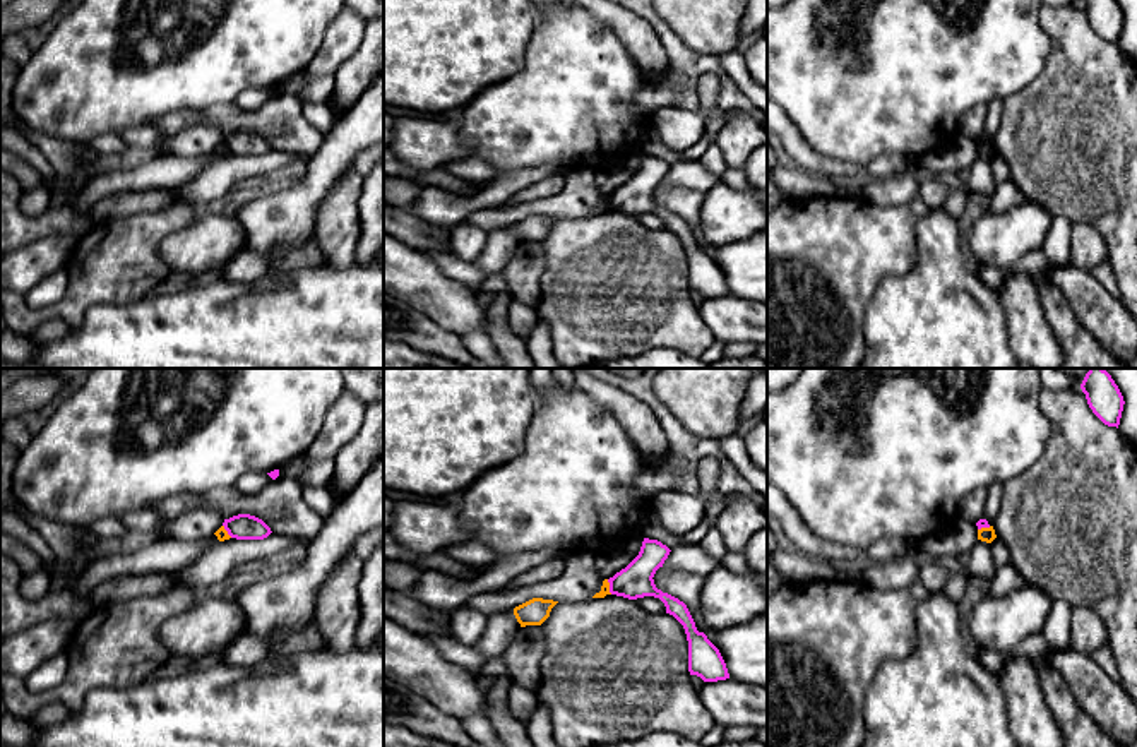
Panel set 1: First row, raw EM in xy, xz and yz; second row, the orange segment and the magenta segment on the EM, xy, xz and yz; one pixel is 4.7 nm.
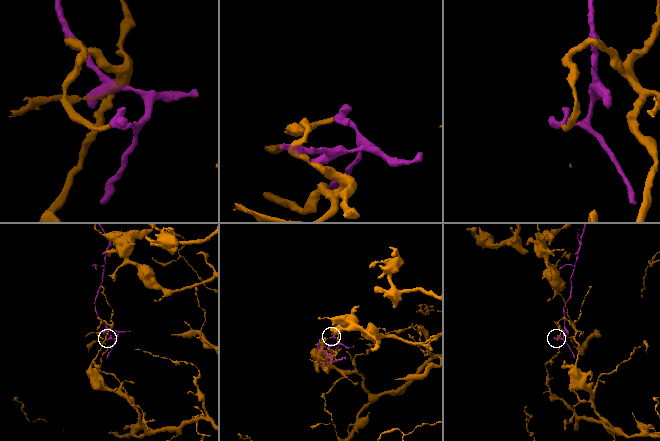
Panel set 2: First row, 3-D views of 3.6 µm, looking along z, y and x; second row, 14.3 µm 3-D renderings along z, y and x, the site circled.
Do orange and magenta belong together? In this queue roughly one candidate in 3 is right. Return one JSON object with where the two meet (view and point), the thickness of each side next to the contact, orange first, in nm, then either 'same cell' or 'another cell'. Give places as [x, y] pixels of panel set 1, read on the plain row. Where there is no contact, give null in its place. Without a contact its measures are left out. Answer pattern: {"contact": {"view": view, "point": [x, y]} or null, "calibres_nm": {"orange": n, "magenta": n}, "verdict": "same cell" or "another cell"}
{"contact": {"view": "xz", "point": [608, 203]}, "calibres_nm": {"orange": 50, "magenta": 160}, "verdict": "another cell"}

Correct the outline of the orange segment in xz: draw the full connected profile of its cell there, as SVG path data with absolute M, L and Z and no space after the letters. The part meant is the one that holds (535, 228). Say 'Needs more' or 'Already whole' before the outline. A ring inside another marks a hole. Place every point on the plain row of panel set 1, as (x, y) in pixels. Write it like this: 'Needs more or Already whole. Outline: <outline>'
Already whole. Outline: M533 214L515 223L514 231L521 243L541 242L550 233L550 228L557 219L558 218L553 216Z

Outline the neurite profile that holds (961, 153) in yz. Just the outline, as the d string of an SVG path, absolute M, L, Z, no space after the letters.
M957 134L947 147L926 152L918 163L928 168L933 176L940 176L947 171L969 171L976 159L976 139L969 139L962 134Z

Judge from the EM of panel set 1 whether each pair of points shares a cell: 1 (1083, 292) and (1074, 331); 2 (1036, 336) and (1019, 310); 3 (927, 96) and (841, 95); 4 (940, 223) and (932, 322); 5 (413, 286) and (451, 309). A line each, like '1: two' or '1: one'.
1: two
2: one
3: one
4: one
5: one

